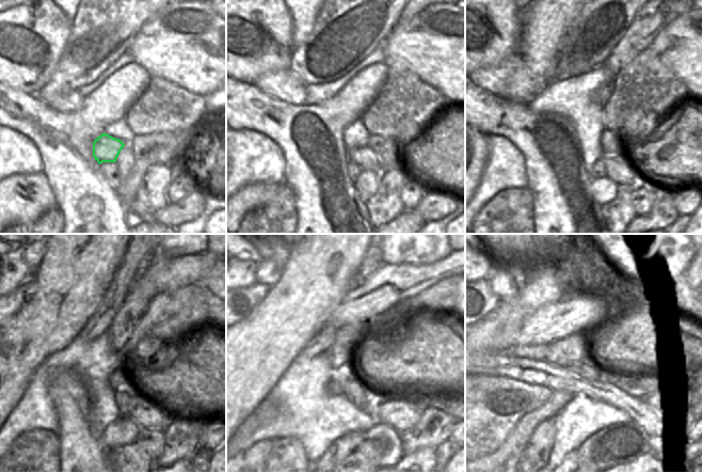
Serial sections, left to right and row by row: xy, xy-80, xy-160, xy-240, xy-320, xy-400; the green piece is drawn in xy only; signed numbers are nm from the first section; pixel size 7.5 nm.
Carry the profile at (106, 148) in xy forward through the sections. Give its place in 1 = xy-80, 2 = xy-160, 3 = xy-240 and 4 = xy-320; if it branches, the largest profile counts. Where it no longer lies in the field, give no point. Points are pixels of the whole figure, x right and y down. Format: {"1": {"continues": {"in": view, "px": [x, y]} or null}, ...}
{"1": {"continues": {"in": "xy-80", "px": [364, 157]}}, "2": {"continues": {"in": "xy-160", "px": [624, 176]}}, "3": {"continues": {"in": "xy-240", "px": [149, 415]}}, "4": {"continues": {"in": "xy-320", "px": [402, 414]}}}

